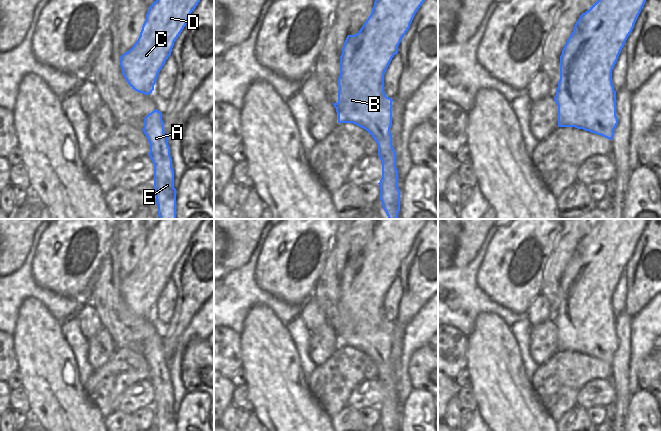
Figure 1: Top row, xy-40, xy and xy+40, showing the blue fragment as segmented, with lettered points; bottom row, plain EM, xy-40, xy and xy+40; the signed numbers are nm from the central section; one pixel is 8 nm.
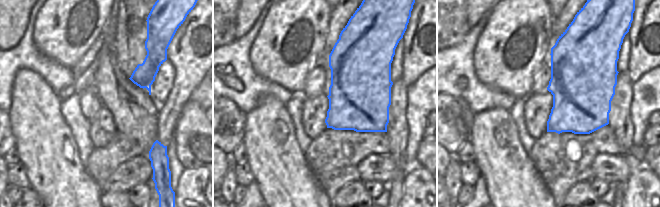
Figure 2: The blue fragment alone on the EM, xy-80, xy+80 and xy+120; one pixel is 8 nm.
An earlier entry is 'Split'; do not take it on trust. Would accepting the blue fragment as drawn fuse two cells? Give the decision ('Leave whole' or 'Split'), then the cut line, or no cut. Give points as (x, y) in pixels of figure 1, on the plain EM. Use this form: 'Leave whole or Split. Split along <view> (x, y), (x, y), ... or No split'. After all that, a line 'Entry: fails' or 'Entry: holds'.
Leave whole. No split.
Entry: fails

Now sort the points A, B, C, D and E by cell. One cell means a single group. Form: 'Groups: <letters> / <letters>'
Groups: A B C D E.

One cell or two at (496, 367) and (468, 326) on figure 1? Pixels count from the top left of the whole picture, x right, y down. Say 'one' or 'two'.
two

